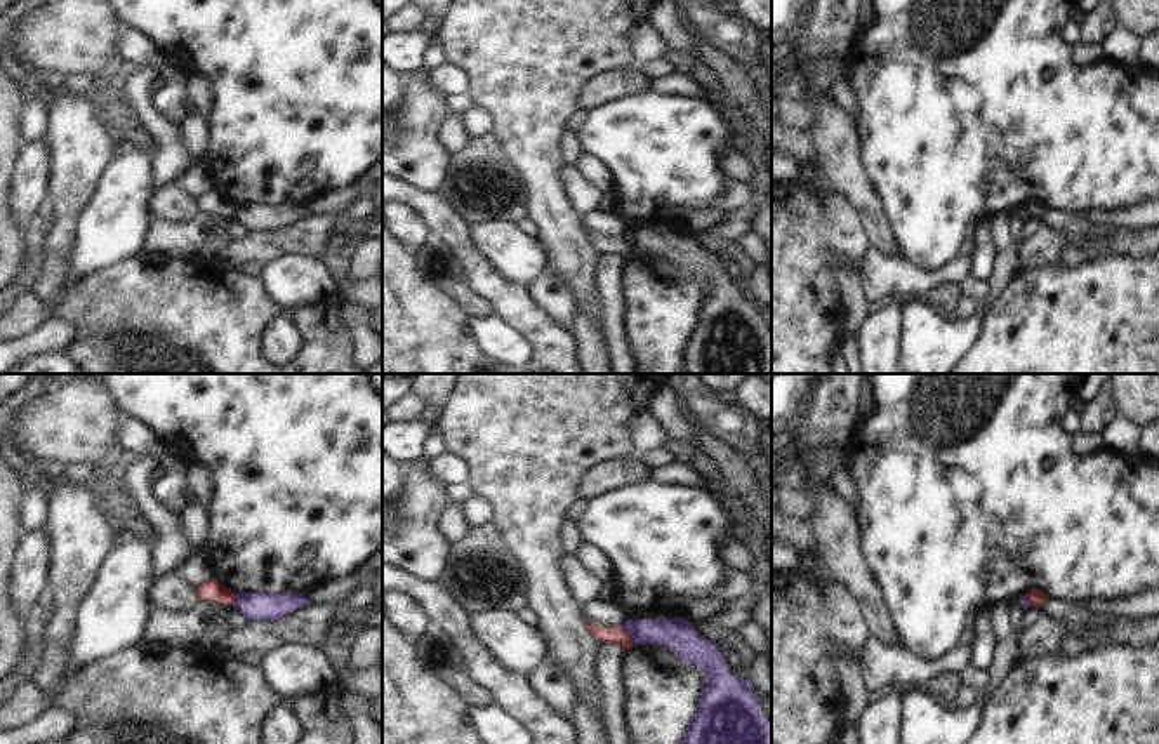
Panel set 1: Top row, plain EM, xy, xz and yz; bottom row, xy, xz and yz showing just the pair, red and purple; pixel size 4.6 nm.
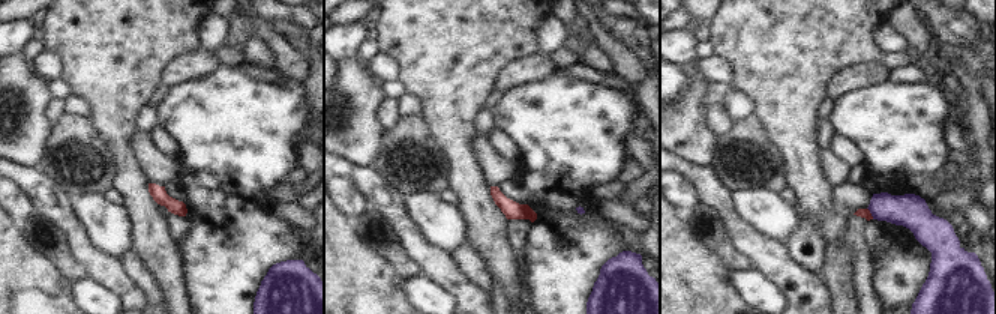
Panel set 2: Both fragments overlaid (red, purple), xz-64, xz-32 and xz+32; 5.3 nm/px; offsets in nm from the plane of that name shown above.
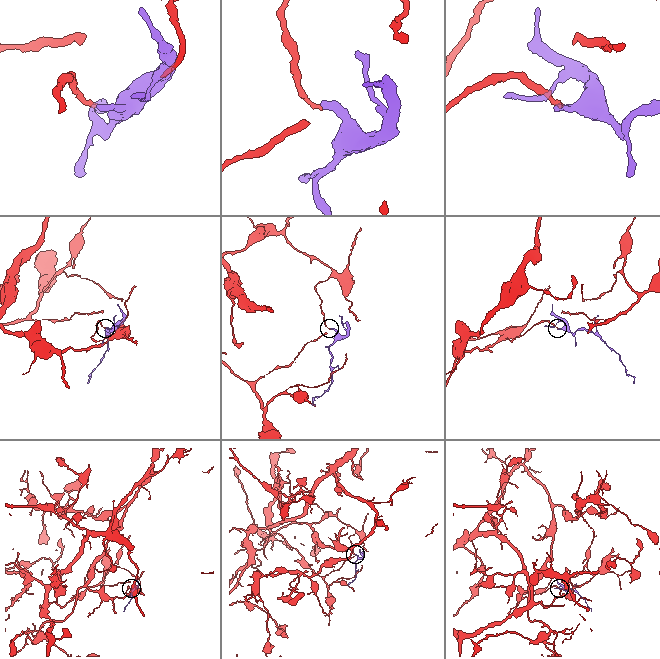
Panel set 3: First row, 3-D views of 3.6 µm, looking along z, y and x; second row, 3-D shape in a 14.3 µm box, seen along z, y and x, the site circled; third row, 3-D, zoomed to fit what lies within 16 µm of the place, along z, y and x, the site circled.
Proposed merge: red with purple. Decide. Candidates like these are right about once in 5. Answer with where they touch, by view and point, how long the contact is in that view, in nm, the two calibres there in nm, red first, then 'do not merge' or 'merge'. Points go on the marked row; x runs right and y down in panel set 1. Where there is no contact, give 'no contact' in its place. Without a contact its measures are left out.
contact xz (628, 635); length 100 nm; calibres 80 and 160 nm; do not merge

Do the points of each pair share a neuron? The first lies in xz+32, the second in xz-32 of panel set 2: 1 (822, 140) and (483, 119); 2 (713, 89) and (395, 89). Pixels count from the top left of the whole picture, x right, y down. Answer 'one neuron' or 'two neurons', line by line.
1: one neuron
2: one neuron

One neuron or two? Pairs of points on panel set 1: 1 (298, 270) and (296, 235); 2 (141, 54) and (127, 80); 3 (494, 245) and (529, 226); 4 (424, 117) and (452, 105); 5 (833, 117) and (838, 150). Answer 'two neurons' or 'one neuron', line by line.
1: two neurons
2: two neurons
3: two neurons
4: two neurons
5: one neuron

